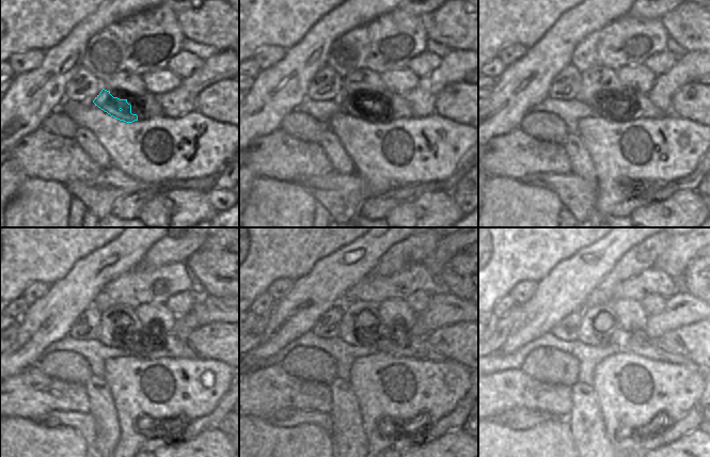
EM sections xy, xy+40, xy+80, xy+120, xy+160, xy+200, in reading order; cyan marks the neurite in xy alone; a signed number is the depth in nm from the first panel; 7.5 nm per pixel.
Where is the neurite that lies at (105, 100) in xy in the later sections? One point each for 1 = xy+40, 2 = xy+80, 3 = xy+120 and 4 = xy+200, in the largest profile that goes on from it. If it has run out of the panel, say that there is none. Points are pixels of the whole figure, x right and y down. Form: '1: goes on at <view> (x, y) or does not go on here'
1: goes on at xy+40 (350, 106)
2: goes on at xy+80 (645, 109)
3: goes on at xy+120 (173, 347)
4: goes on at xy+200 (650, 349)

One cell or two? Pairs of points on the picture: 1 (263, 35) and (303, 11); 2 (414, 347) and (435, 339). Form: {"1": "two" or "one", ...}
{"1": "one", "2": "two"}

